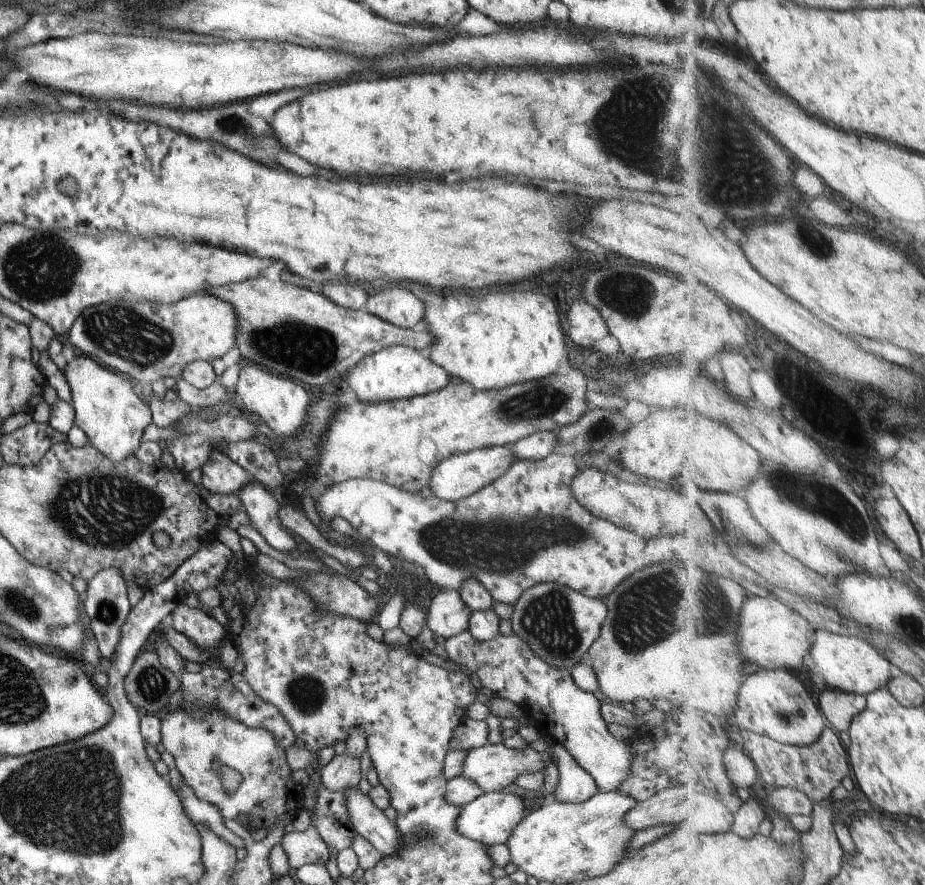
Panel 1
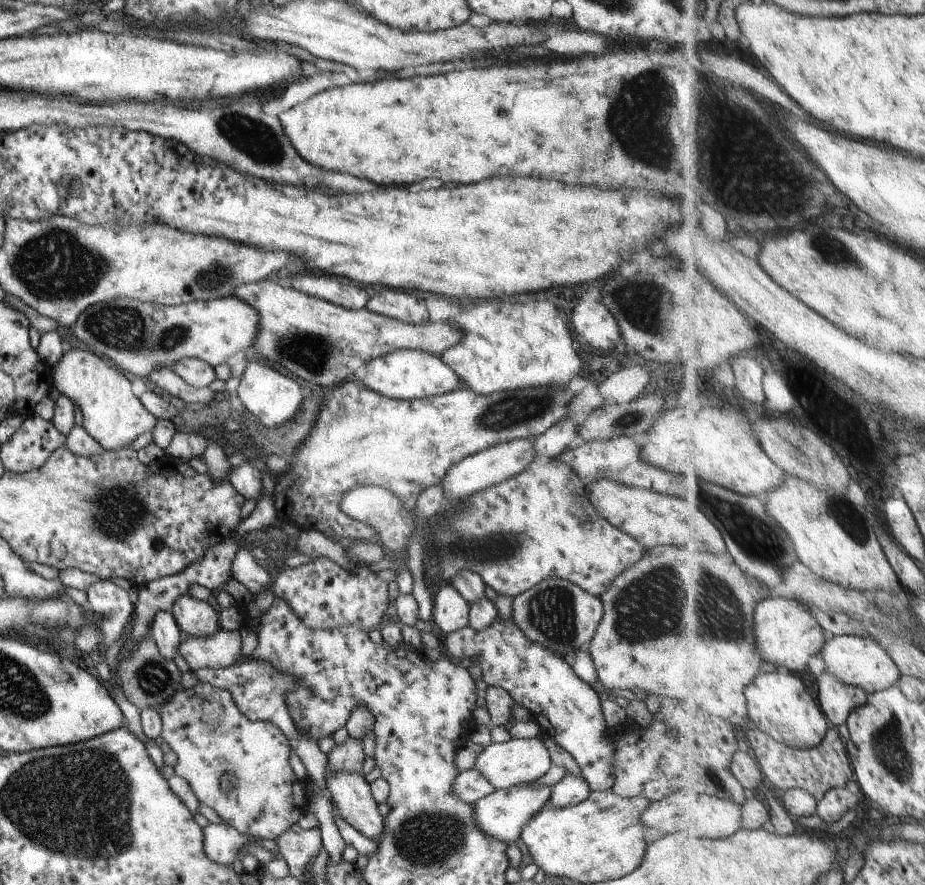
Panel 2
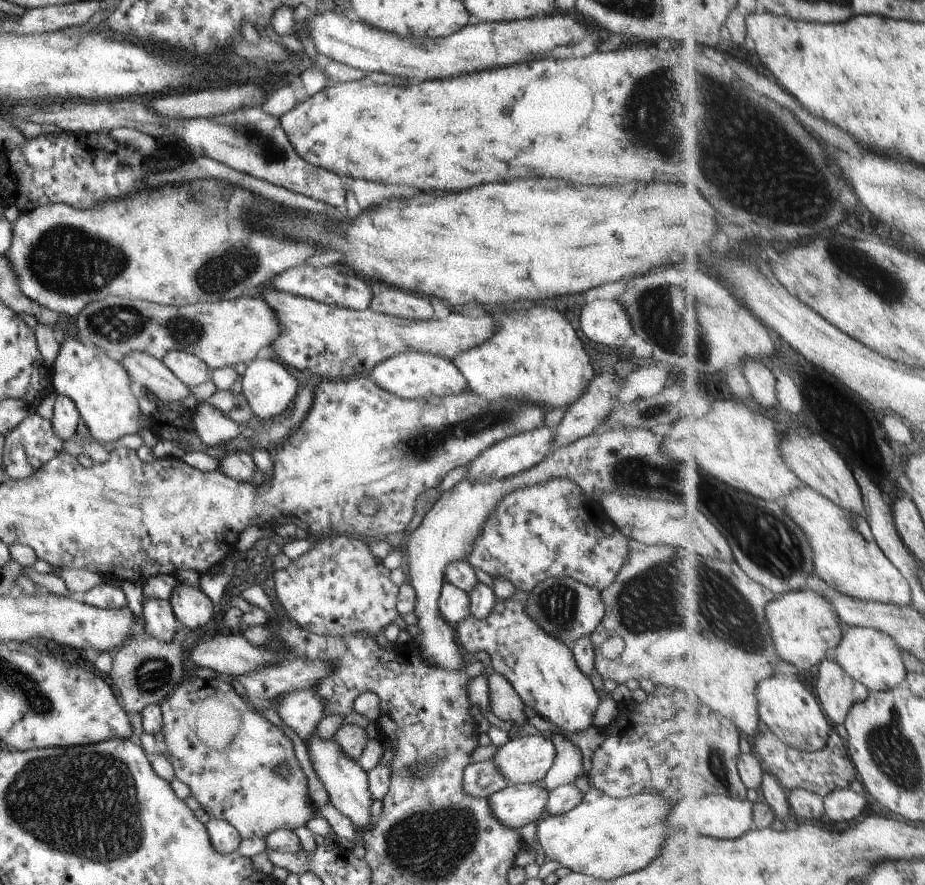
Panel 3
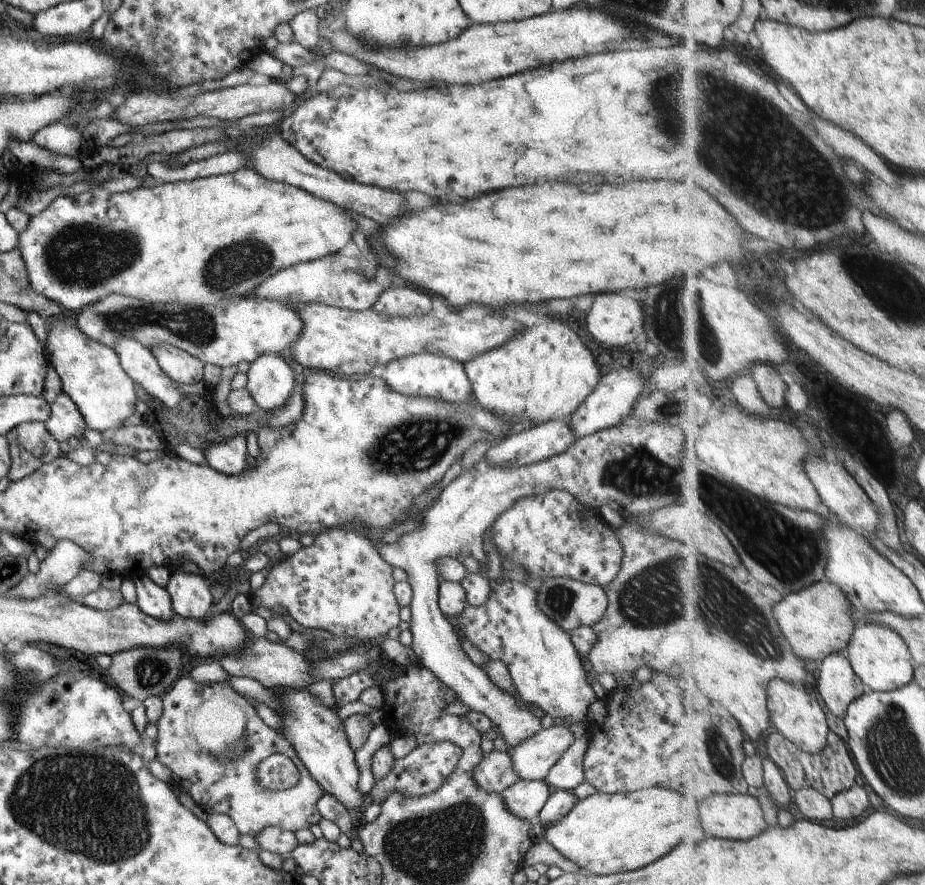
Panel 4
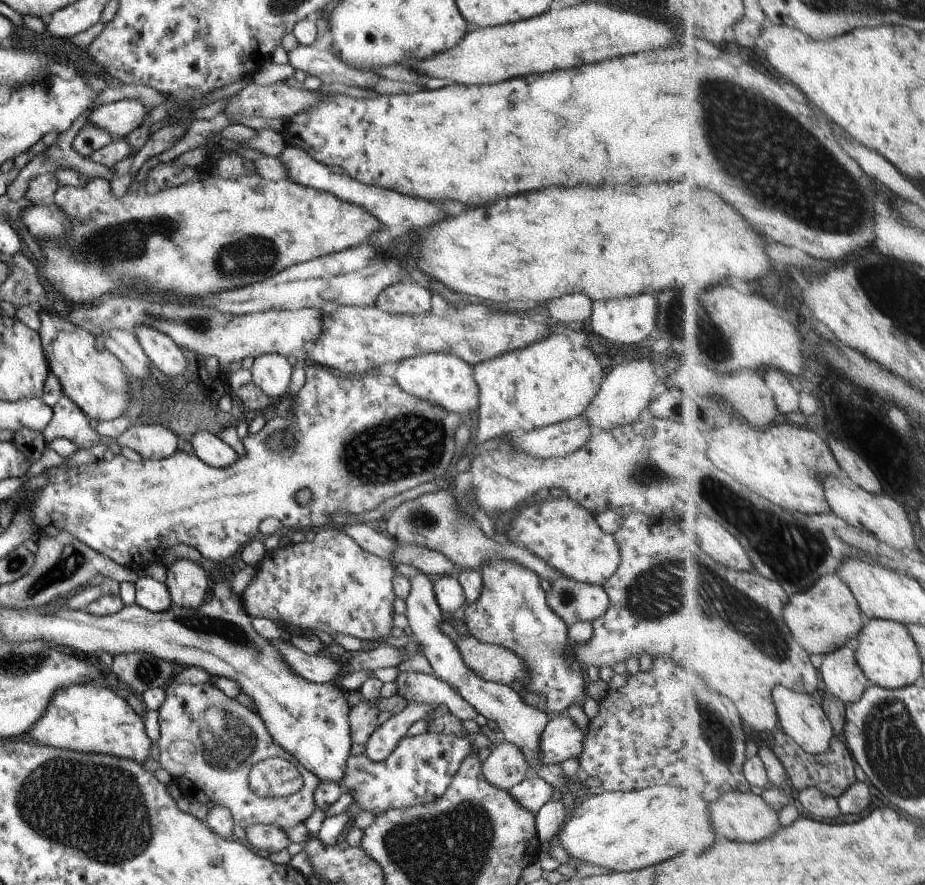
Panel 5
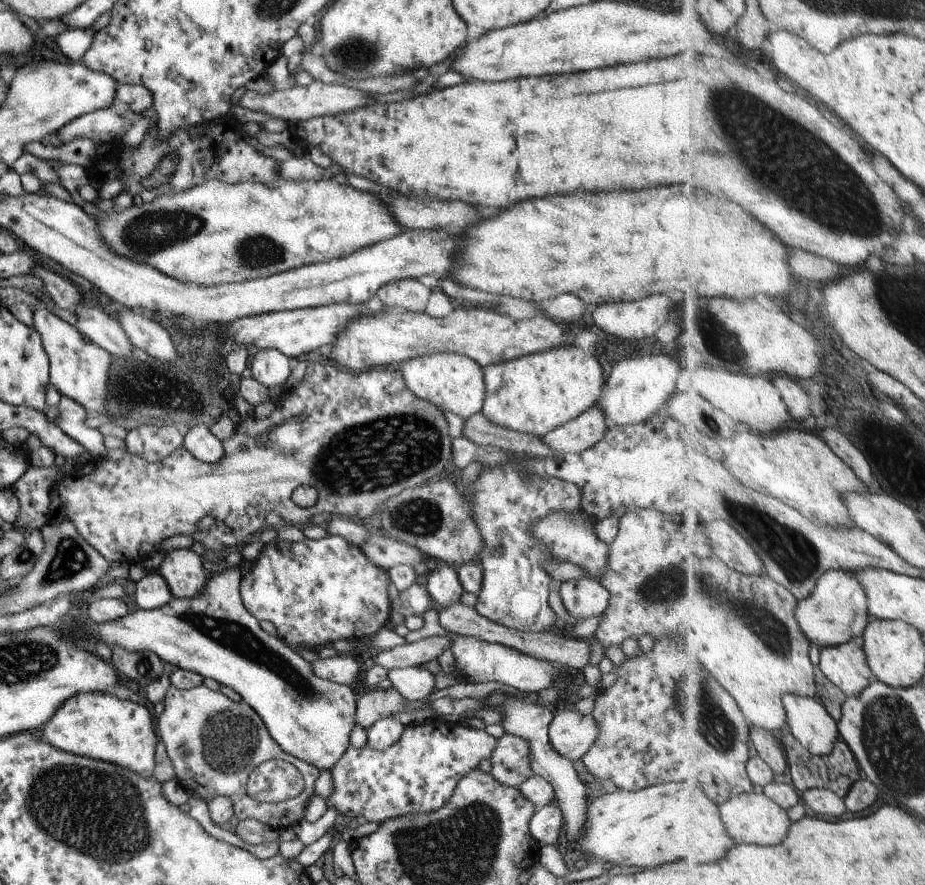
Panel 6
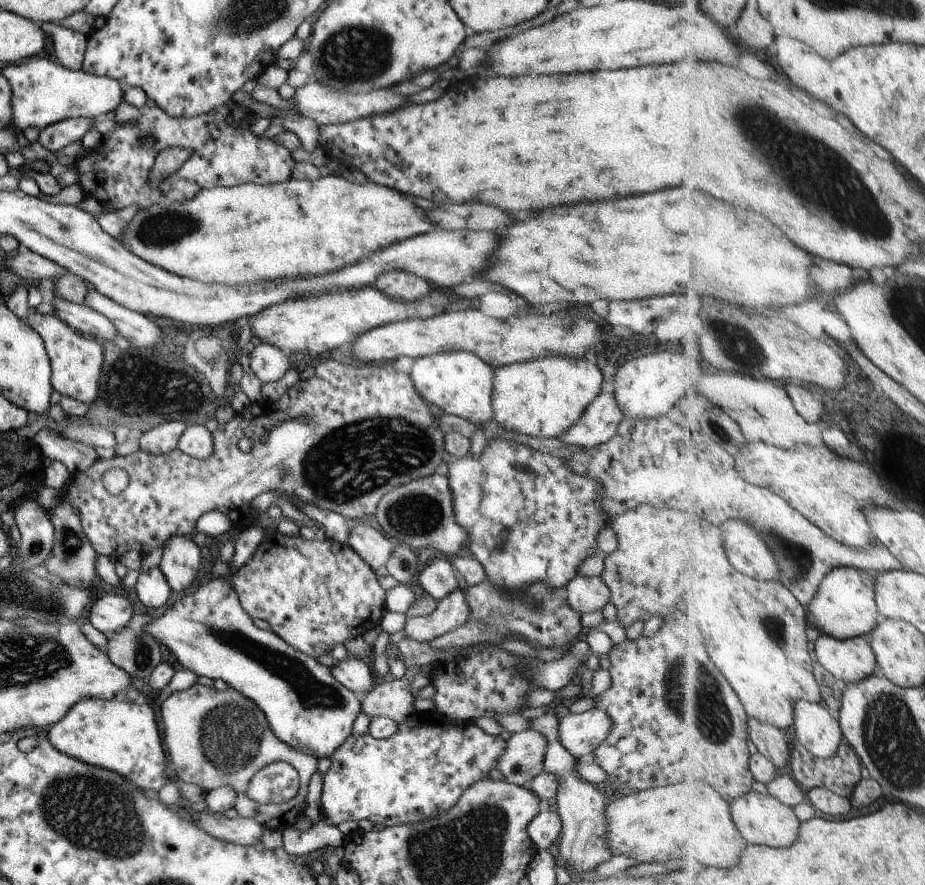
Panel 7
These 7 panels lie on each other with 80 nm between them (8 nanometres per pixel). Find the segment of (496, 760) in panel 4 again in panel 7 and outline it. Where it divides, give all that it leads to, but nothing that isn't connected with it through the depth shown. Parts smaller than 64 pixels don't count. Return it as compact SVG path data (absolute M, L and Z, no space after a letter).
M535 730L511 734L497 760L497 771L506 783L527 789L531 778L543 771L545 746L545 738Z

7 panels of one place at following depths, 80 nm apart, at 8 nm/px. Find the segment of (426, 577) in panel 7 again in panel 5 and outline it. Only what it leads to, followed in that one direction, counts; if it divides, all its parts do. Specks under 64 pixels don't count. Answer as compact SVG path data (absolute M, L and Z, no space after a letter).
M441 575L431 578L433 594L443 616L448 617L466 600L461 585L455 576Z

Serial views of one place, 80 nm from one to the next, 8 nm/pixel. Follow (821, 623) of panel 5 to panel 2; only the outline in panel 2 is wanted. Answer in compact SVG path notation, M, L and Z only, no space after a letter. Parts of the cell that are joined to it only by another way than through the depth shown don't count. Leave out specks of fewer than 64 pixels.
M780 595L762 600L756 606L756 641L763 658L780 668L786 667L789 672L805 672L809 660L819 656L826 643L827 632L815 615L809 612L807 602L805 599Z

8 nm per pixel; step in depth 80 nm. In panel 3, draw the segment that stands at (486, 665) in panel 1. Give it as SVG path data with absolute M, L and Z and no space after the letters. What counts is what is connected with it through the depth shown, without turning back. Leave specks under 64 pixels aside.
M515 590L509 598L495 598L492 609L480 619L467 613L454 627L456 643L474 657L485 657L492 669L509 681L521 702L531 706L537 715L549 718L563 730L585 730L592 726L599 698L573 660L572 649L547 634L524 611L527 595L528 592Z

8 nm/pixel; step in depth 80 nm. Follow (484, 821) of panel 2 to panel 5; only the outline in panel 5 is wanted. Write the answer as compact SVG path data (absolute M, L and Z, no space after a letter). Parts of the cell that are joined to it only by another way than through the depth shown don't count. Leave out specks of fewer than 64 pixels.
M531 774L507 792L520 804L520 807L525 807L533 814L545 804L545 801L553 798L555 793L542 778Z

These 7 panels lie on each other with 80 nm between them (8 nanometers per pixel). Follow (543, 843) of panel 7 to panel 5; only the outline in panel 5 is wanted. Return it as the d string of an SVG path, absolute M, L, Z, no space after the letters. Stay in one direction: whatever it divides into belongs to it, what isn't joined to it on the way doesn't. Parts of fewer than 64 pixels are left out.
M554 795L553 798L545 801L545 804L537 810L534 814L534 827L536 837L541 844L551 843L555 840L563 818L565 818L565 807L563 807L563 802L558 795Z

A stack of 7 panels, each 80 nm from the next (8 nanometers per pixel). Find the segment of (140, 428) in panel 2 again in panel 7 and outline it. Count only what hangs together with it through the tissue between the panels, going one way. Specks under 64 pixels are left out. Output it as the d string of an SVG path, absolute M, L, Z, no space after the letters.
M30 310L25 320L43 342L50 365L50 386L61 396L67 396L89 406L96 398L98 378L103 363L103 346L93 338L85 338L54 315Z

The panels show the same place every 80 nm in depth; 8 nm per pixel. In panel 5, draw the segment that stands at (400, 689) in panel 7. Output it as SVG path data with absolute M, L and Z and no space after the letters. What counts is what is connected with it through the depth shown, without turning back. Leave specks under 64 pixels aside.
M377 699L363 700L350 708L348 714L350 739L357 744L364 744L367 737L378 725L376 716L380 712L377 709Z

